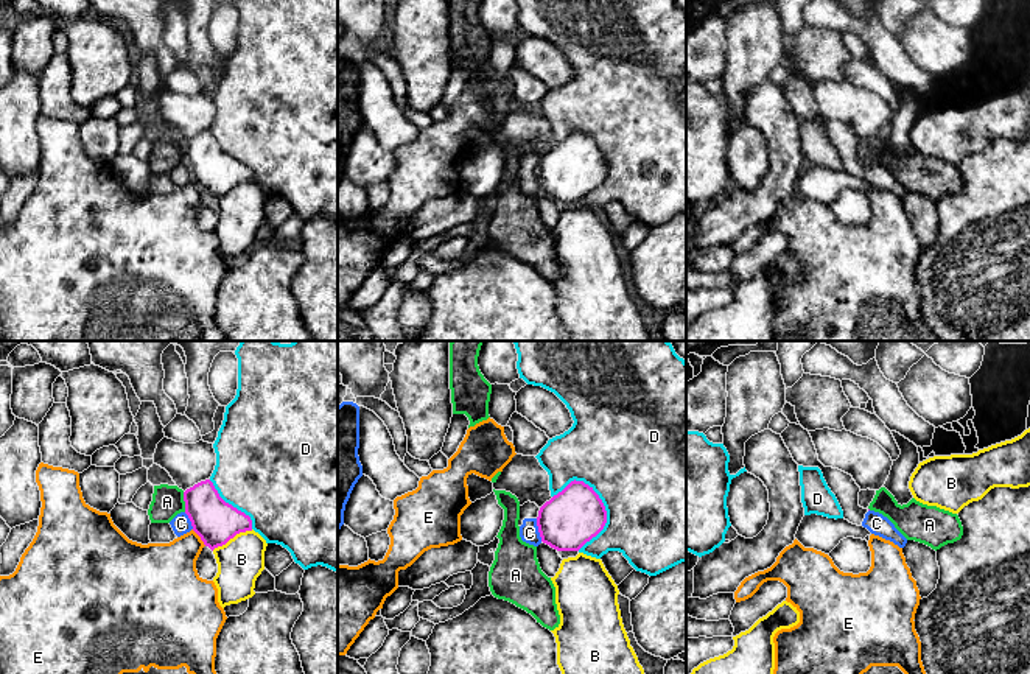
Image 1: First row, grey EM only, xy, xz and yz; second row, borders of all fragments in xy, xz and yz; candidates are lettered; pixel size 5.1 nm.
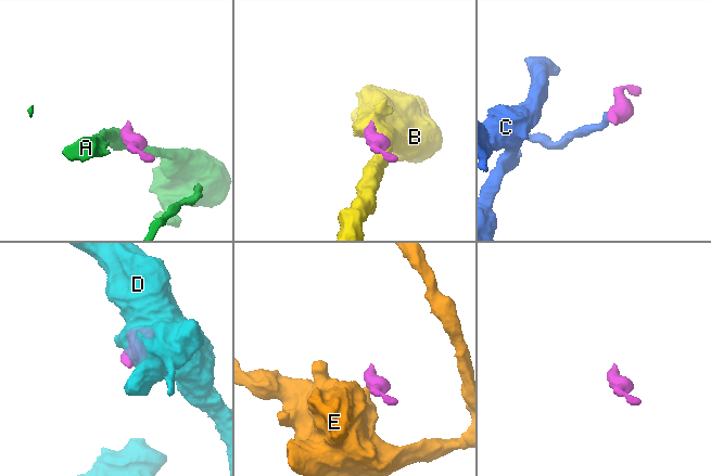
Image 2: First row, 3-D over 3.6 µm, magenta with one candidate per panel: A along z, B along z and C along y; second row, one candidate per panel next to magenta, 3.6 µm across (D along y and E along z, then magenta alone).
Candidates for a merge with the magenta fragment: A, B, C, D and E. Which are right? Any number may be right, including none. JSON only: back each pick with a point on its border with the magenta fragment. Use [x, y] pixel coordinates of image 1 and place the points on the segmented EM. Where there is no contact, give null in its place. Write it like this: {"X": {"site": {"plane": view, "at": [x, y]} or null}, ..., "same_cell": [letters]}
{"C": {"site": {"plane": "xz", "at": [539, 530]}}, "same_cell": ["C"]}

